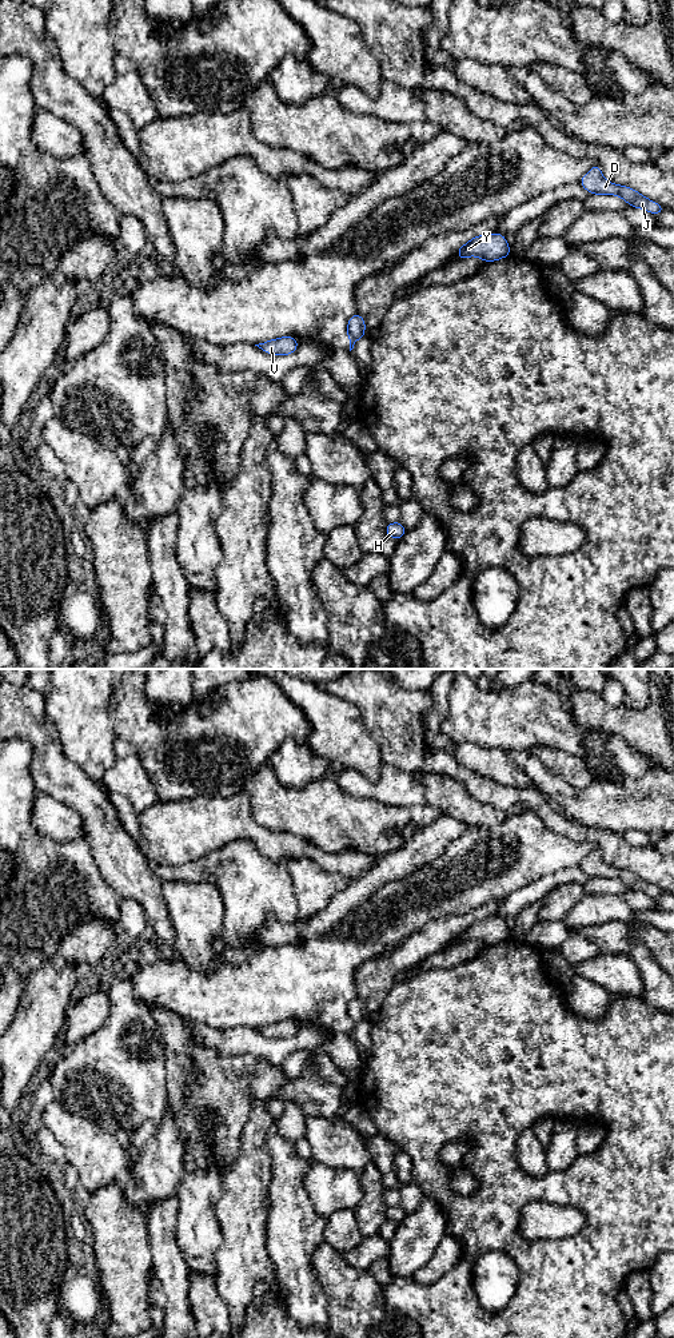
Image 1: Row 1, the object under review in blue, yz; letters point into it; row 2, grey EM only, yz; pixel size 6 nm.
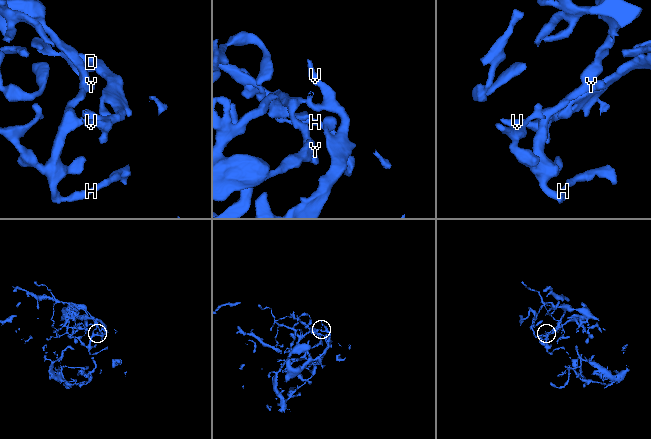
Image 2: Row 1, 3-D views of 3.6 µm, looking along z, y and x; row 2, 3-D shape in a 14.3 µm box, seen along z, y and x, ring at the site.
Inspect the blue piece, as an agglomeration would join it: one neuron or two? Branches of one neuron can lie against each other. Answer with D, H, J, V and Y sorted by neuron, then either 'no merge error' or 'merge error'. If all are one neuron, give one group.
D J V / H Y | merge error

